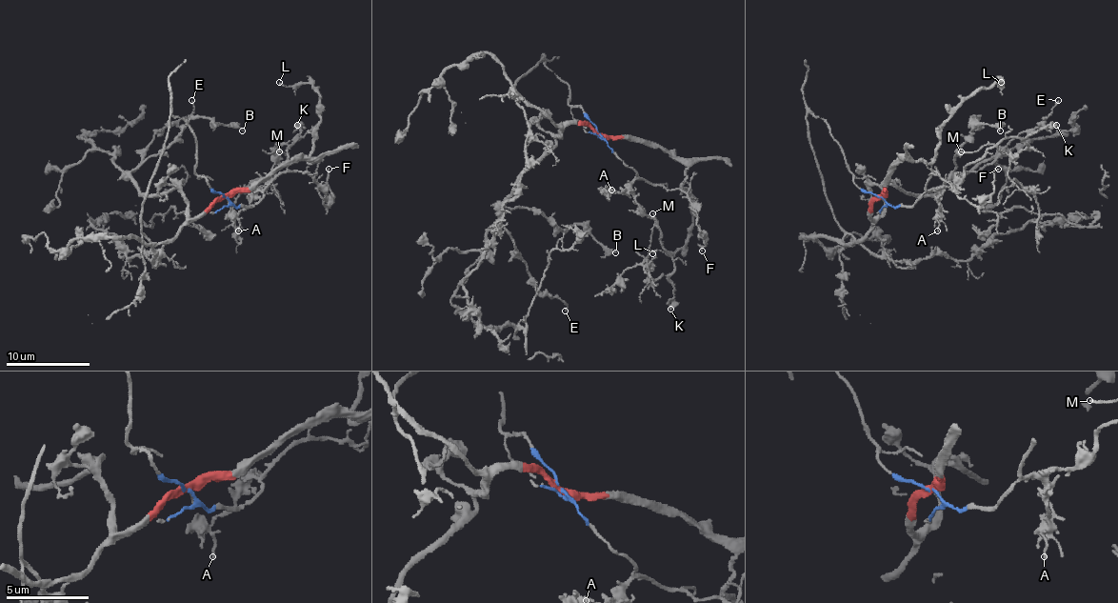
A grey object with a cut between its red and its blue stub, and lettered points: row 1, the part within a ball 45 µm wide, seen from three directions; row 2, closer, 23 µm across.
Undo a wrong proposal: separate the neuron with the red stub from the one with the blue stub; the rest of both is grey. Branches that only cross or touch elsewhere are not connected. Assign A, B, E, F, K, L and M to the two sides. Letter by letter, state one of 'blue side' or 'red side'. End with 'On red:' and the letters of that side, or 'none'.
A: blue side
B: red side
E: red side
F: blue side
K: blue side
L: red side
M: blue side
On red: B, E, L

